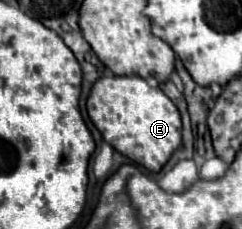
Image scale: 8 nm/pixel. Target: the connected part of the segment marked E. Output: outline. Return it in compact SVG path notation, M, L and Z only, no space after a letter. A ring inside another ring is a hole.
M137 75L101 77L87 99L87 113L103 139L121 155L157 173L181 145L181 115L175 103L159 89Z

